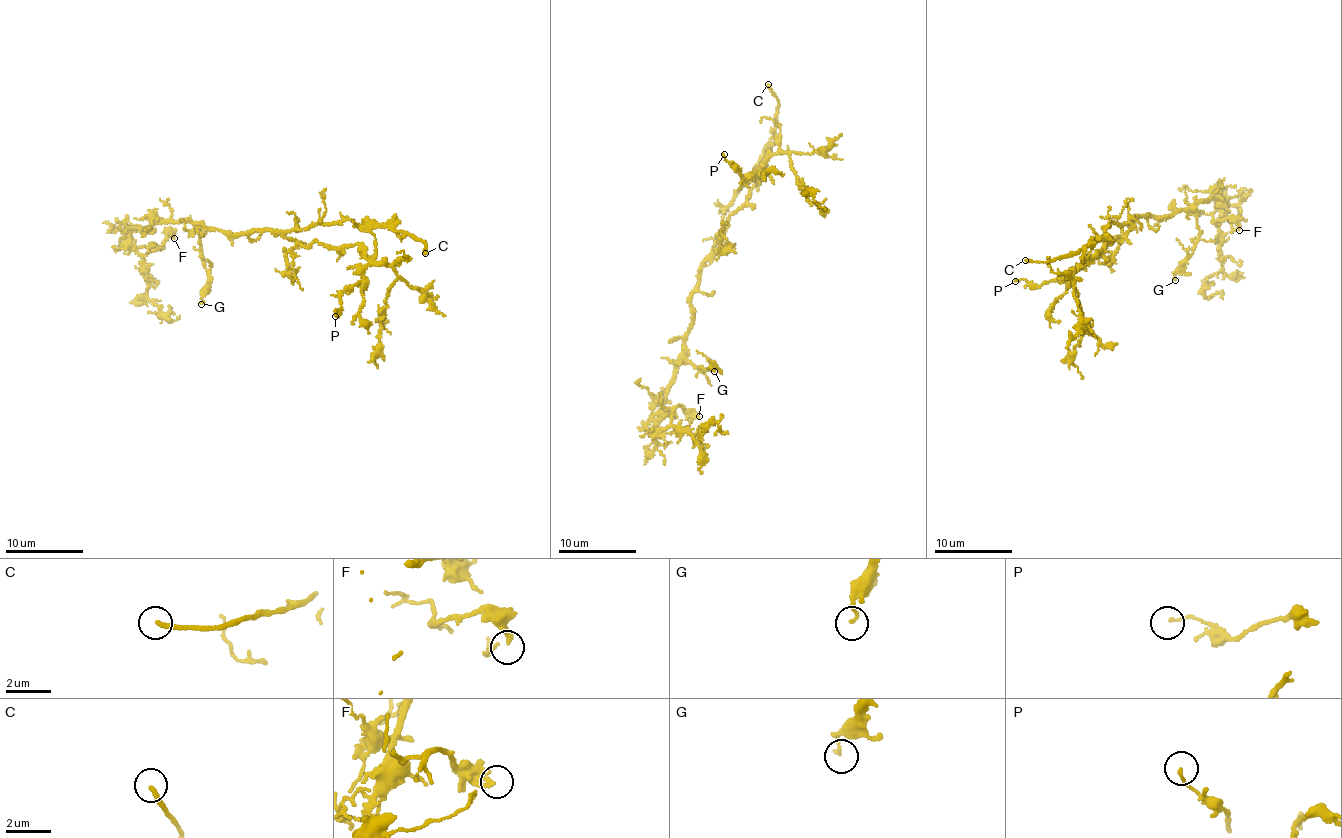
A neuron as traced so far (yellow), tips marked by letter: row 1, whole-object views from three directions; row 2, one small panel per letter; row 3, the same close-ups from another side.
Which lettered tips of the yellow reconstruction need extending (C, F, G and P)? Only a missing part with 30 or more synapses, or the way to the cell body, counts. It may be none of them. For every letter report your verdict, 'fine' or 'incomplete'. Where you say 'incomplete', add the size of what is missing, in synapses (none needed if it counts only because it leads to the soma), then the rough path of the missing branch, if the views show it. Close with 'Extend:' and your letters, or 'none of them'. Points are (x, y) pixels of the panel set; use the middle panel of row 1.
C: incomplete
F: fine
G: fine
P: fine
Extend: C

